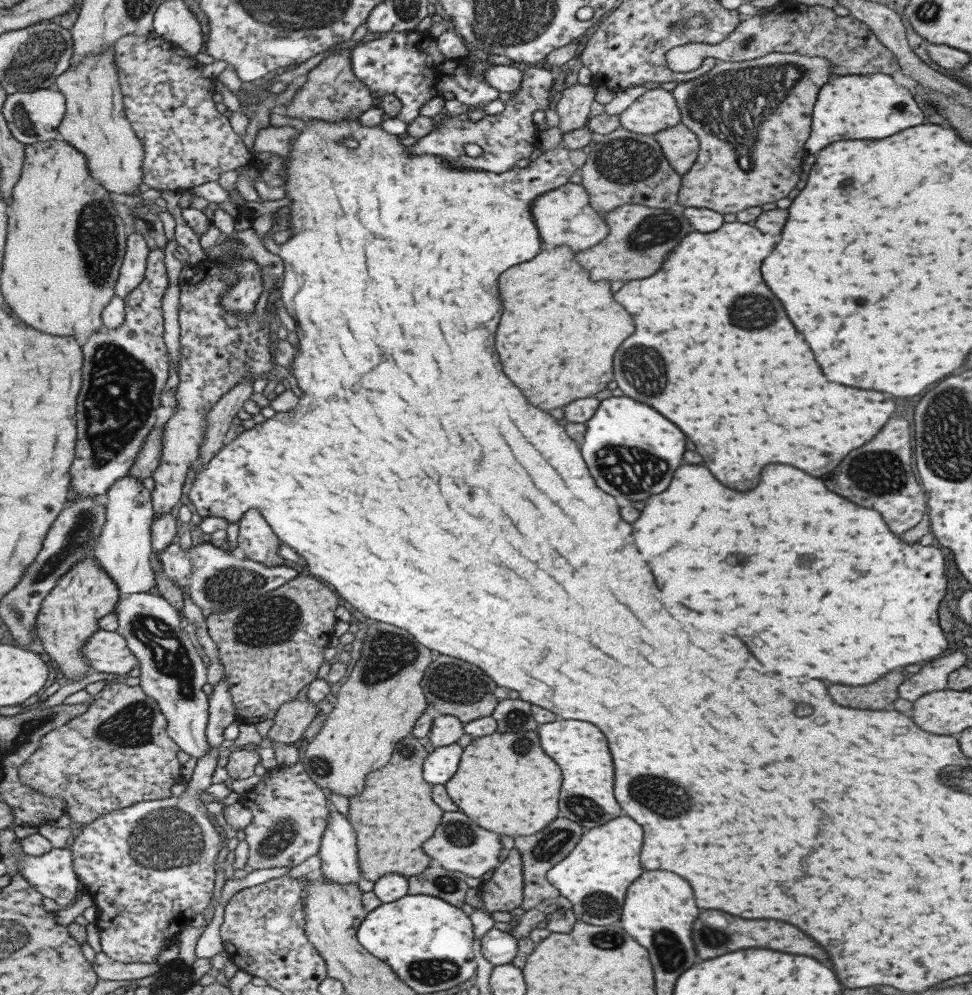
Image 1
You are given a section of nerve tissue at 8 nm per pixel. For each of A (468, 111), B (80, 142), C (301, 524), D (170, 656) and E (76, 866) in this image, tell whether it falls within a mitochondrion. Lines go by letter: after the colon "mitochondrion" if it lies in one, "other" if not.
A: other
B: other
C: other
D: mitochondrion
E: other

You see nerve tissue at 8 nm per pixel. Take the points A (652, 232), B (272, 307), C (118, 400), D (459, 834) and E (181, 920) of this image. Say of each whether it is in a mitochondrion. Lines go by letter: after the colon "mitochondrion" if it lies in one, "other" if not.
A: mitochondrion
B: other
C: mitochondrion
D: mitochondrion
E: other

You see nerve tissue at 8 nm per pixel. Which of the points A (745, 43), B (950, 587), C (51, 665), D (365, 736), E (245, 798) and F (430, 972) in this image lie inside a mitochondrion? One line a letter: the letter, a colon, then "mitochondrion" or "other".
A: mitochondrion
B: other
C: other
D: other
E: other
F: mitochondrion

